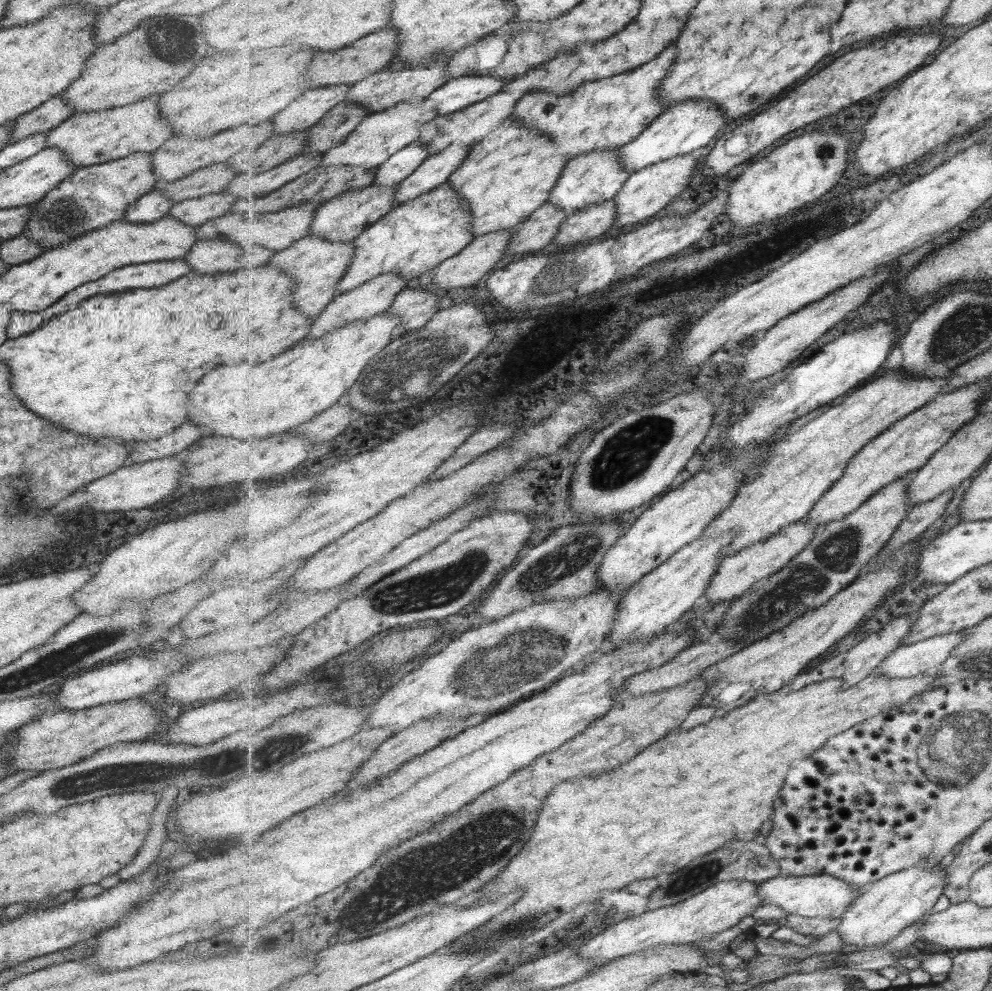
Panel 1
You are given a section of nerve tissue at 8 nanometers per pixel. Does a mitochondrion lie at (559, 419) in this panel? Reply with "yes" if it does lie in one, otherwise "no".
no

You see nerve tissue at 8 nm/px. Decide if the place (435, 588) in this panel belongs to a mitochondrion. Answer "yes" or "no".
yes

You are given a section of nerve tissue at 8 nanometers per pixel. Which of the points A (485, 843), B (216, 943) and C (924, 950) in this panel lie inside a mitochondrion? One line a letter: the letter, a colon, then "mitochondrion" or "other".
A: mitochondrion
B: other
C: other

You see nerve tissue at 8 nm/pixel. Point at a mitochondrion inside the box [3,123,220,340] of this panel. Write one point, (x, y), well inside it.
(62, 217)

